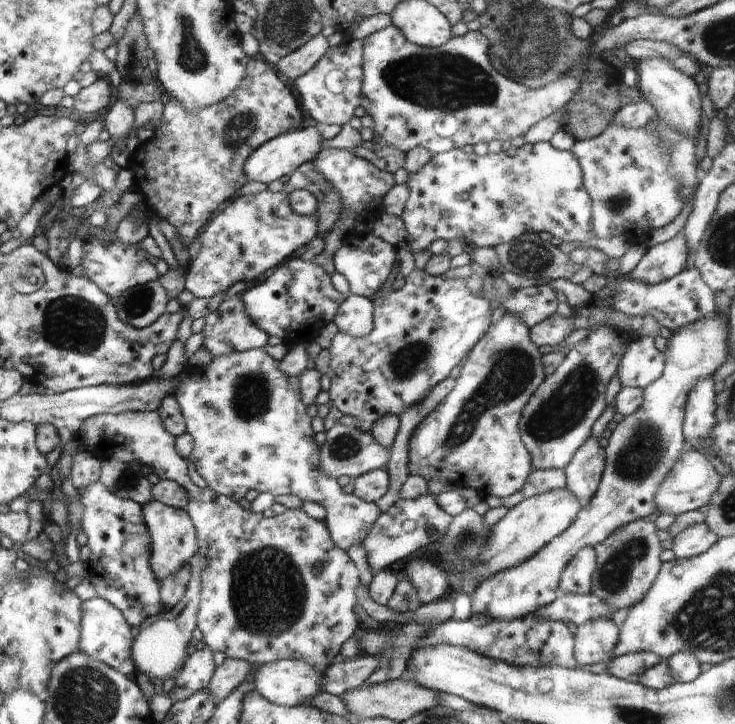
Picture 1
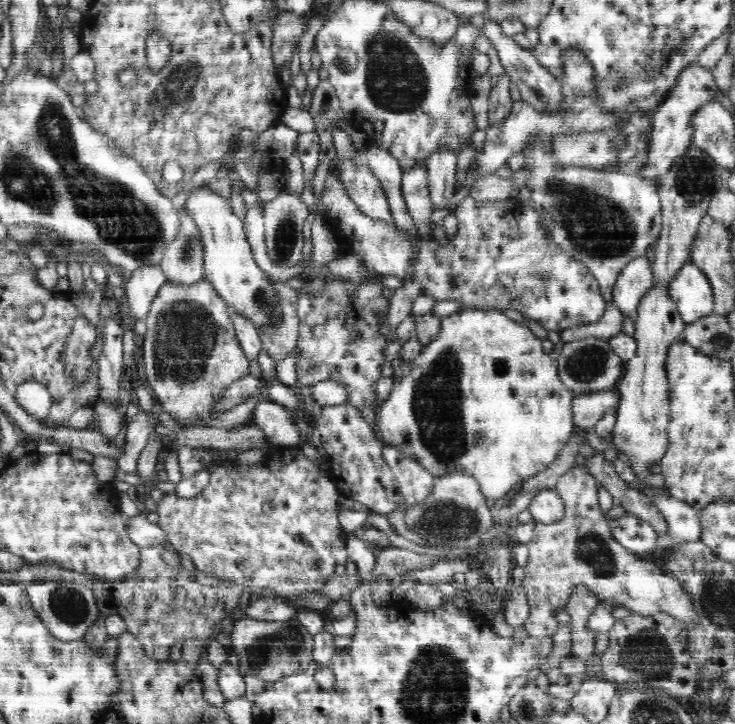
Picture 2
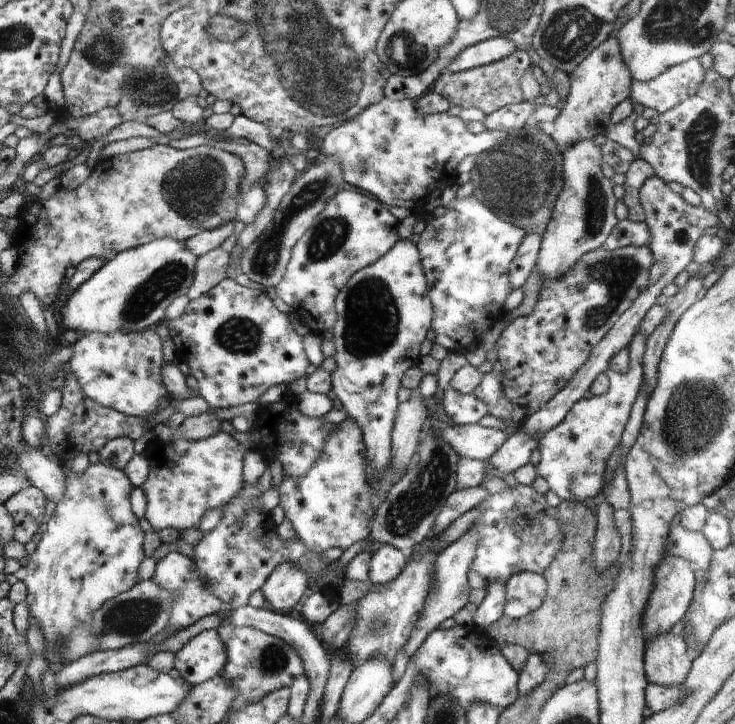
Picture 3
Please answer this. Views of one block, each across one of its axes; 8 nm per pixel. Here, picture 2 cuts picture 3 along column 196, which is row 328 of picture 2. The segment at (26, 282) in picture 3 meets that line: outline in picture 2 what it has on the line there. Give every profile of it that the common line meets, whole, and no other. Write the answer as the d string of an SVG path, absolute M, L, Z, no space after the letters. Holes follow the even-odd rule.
M206 279L191 286L166 282L152 300L149 313L144 319L147 326L143 340L144 370L154 392L154 399L160 403L162 411L173 417L176 424L196 424L196 420L208 422L223 412L214 412L214 406L220 402L228 386L250 375L249 360L237 339L228 309L229 306Z

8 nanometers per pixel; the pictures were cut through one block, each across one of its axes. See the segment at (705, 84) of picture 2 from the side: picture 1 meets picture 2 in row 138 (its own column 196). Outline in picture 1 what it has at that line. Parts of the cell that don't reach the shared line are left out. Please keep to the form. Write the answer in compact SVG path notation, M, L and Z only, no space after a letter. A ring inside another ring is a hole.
M207 649L196 650L186 660L183 670L174 678L174 688L170 700L182 701L192 697L197 691L205 689L216 670L213 654Z

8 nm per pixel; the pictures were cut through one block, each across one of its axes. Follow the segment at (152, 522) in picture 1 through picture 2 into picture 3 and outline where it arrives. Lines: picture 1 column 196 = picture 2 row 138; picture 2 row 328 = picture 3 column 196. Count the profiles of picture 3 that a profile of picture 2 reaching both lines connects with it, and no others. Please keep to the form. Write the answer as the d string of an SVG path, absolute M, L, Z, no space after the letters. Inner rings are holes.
M176 551L166 554L156 563L152 580L165 592L173 594L173 609L167 628L172 627L174 632L178 632L181 628L187 628L203 616L216 614L225 608L223 602L209 589L209 586L201 581L194 561L184 554Z

